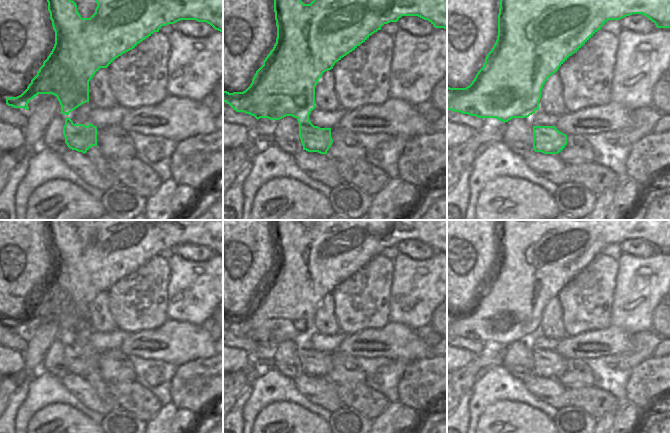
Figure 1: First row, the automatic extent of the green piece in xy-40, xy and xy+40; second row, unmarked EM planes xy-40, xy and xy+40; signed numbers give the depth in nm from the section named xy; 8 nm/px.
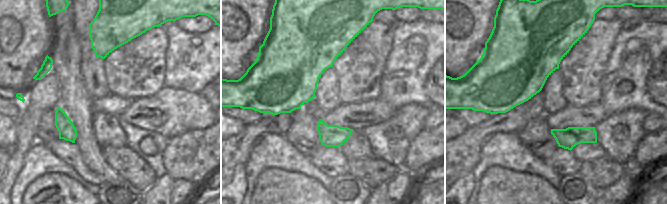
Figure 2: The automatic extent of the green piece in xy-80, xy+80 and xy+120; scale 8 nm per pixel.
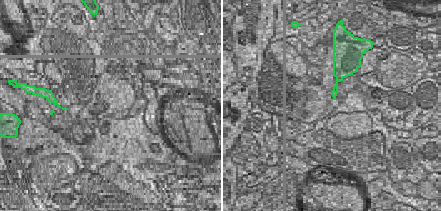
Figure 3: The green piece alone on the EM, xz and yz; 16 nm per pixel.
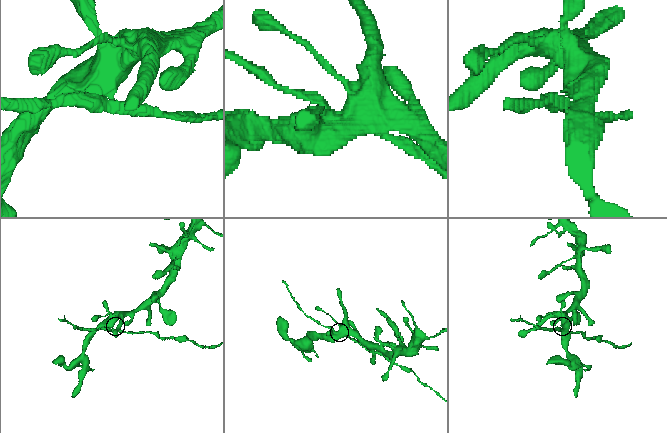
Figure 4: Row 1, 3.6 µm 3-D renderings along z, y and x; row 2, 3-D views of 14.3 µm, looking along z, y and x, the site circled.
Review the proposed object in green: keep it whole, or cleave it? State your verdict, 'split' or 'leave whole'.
split

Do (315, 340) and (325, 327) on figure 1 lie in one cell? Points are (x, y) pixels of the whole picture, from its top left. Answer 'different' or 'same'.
different

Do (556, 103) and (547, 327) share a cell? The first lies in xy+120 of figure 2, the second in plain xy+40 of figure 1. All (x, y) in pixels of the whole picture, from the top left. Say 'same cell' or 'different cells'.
same cell

